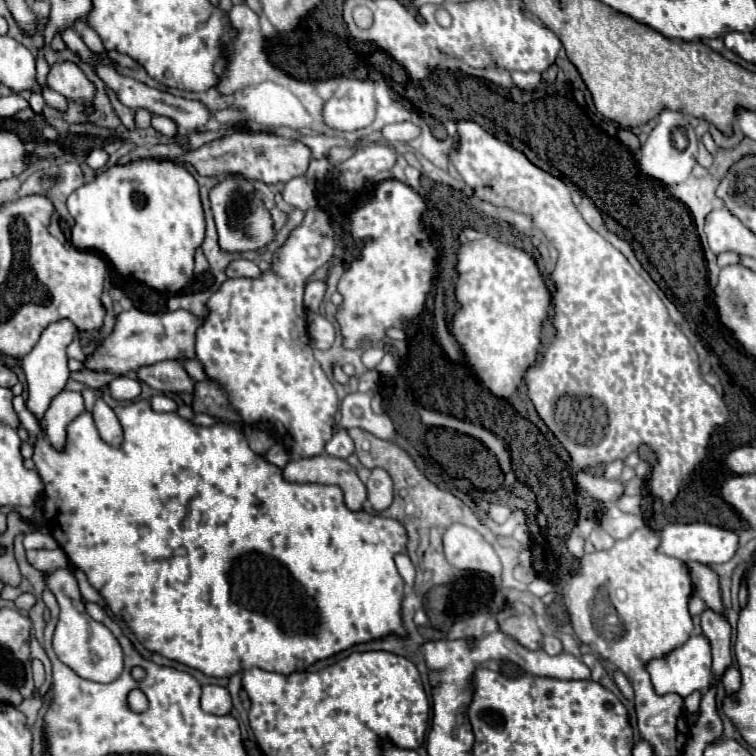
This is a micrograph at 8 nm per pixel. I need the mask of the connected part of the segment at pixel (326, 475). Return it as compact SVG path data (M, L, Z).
M329 455L293 459L283 469L283 477L293 483L323 483L339 485L345 493L345 505L351 511L361 511L367 501L367 489L355 469L345 461Z

